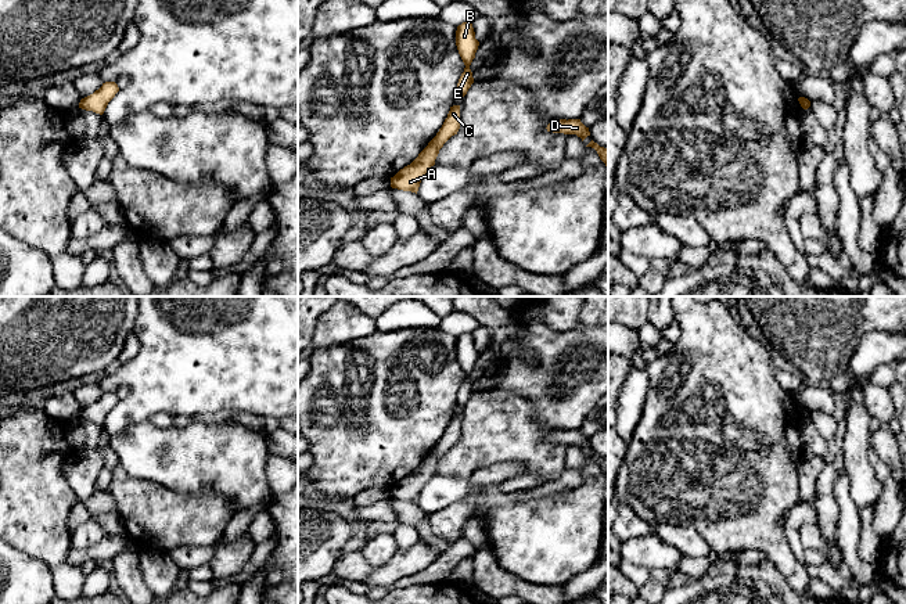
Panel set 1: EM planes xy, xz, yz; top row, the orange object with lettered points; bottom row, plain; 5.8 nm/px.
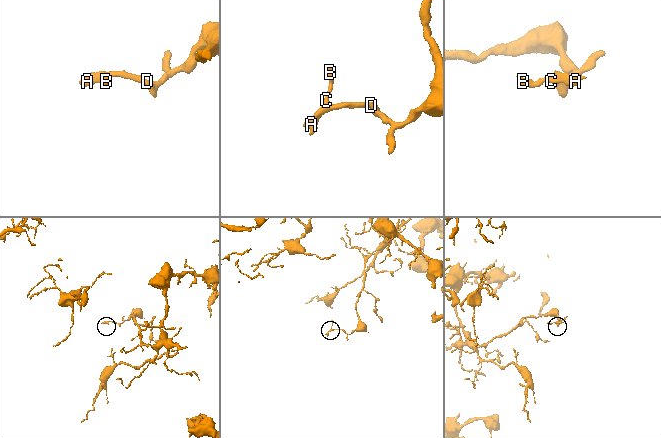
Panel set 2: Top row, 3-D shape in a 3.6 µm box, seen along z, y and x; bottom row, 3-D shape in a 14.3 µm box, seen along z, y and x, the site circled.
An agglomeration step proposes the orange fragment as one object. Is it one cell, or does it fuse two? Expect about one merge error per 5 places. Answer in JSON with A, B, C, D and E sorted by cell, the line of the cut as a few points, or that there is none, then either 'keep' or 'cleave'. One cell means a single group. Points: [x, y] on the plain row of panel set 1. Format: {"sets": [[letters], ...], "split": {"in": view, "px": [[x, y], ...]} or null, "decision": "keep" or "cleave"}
{"sets": [["A", "B", "C", "D", "E"]], "split": null, "decision": "keep"}

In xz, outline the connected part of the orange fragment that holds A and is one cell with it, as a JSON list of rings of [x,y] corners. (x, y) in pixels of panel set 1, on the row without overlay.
[[[453,416],[442,438],[428,456],[410,475],[391,488],[391,497],[417,504],[423,486],[435,475],[439,460],[452,446],[457,445],[460,435],[460,416]]]

